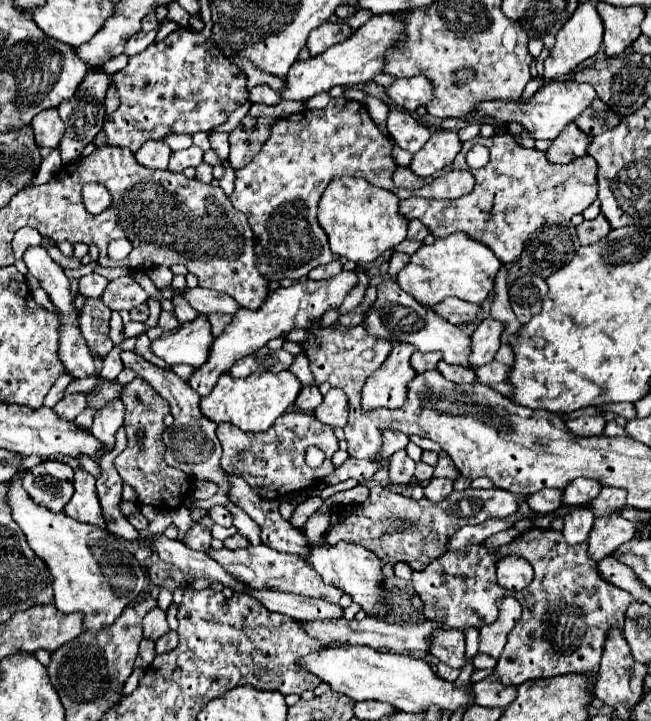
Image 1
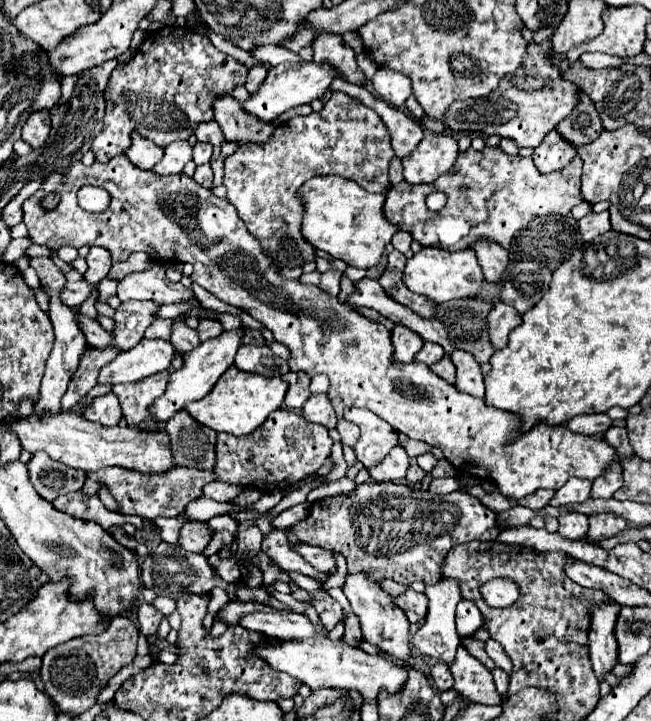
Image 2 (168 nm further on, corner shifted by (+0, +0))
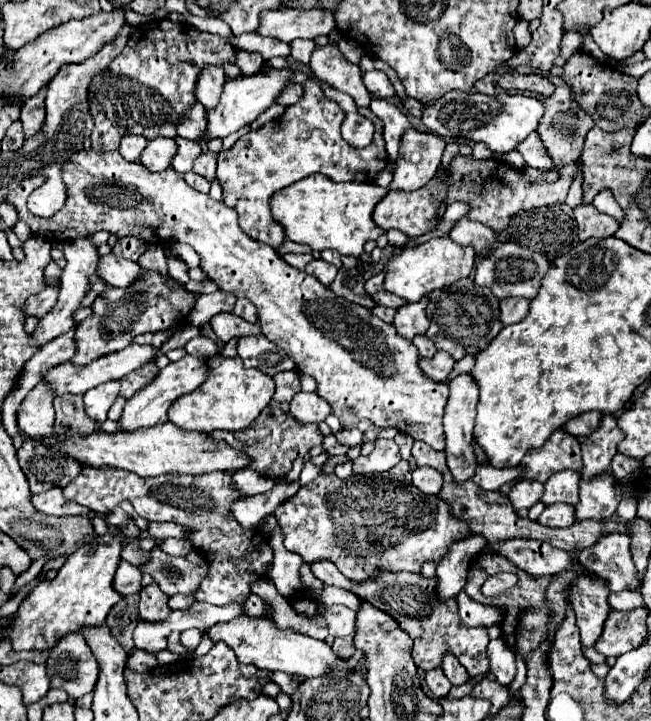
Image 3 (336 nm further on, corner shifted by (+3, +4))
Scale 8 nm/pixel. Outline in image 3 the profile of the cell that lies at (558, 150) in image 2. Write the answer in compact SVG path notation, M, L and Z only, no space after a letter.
M530 133L522 143L518 143L516 151L524 157L528 167L534 167L534 169L540 169L540 171L554 167L554 163L550 163L550 157L546 157L542 141L538 139L538 133Z

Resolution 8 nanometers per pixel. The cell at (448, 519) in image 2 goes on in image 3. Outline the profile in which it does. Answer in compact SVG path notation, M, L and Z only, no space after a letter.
M334 473L320 475L312 483L300 487L298 495L294 495L290 503L278 507L274 515L284 533L284 547L290 553L300 555L308 565L322 559L332 561L348 579L354 581L372 579L378 569L418 573L422 563L440 563L454 541L470 535L466 523L450 517L450 507L446 507L446 503L442 503L436 495L424 495L414 485L406 485L396 479L390 481L380 475L354 473L348 479L338 479Z

